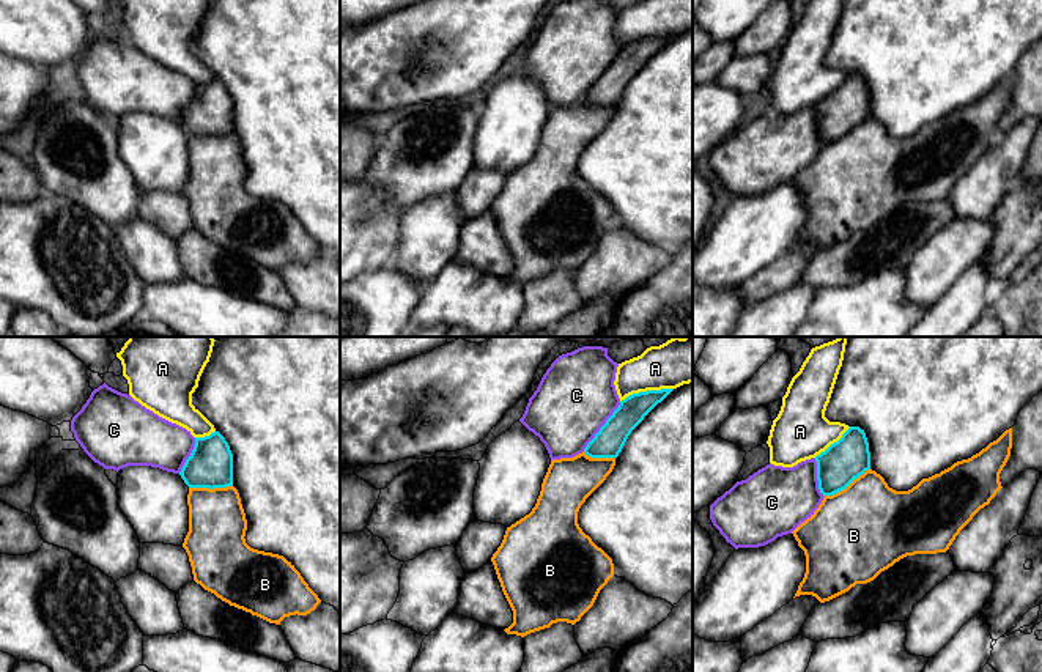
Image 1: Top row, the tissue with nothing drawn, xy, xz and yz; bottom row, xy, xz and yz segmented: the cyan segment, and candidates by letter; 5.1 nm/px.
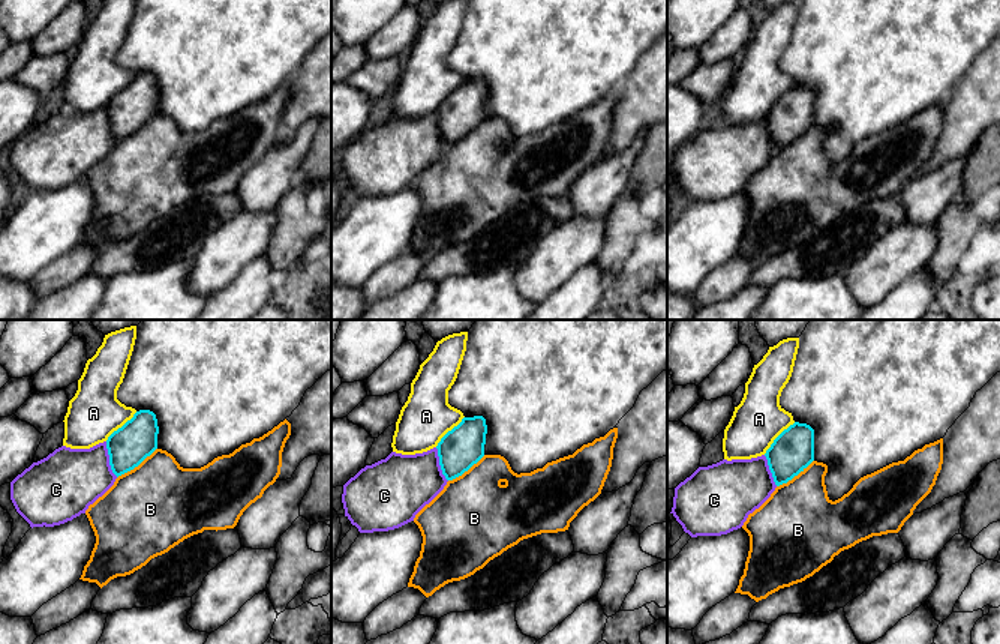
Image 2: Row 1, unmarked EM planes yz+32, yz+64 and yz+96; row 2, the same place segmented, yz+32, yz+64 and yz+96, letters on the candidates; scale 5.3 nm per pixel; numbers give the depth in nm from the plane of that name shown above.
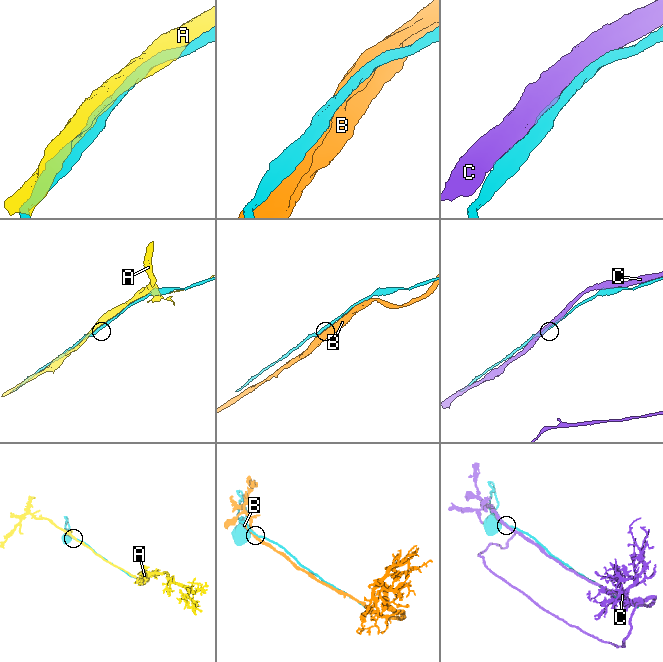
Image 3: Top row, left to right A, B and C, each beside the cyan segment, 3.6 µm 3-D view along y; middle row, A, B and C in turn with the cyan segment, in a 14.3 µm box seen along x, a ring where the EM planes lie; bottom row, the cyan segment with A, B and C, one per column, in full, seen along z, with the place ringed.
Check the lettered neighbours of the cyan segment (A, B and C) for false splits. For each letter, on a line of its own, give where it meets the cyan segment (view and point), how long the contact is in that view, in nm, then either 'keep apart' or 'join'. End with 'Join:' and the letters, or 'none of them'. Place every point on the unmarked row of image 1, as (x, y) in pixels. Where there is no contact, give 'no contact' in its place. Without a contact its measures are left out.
A: xz (647, 38) | 280 nm | keep apart
B: yz (847, 132) | 280 nm | join
C: xz (602, 74) | 320 nm | keep apart
Join: B

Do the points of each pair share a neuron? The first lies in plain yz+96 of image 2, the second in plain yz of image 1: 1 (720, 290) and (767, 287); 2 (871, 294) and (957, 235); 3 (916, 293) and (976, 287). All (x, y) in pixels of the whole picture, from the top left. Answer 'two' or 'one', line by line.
1: one
2: one
3: one

